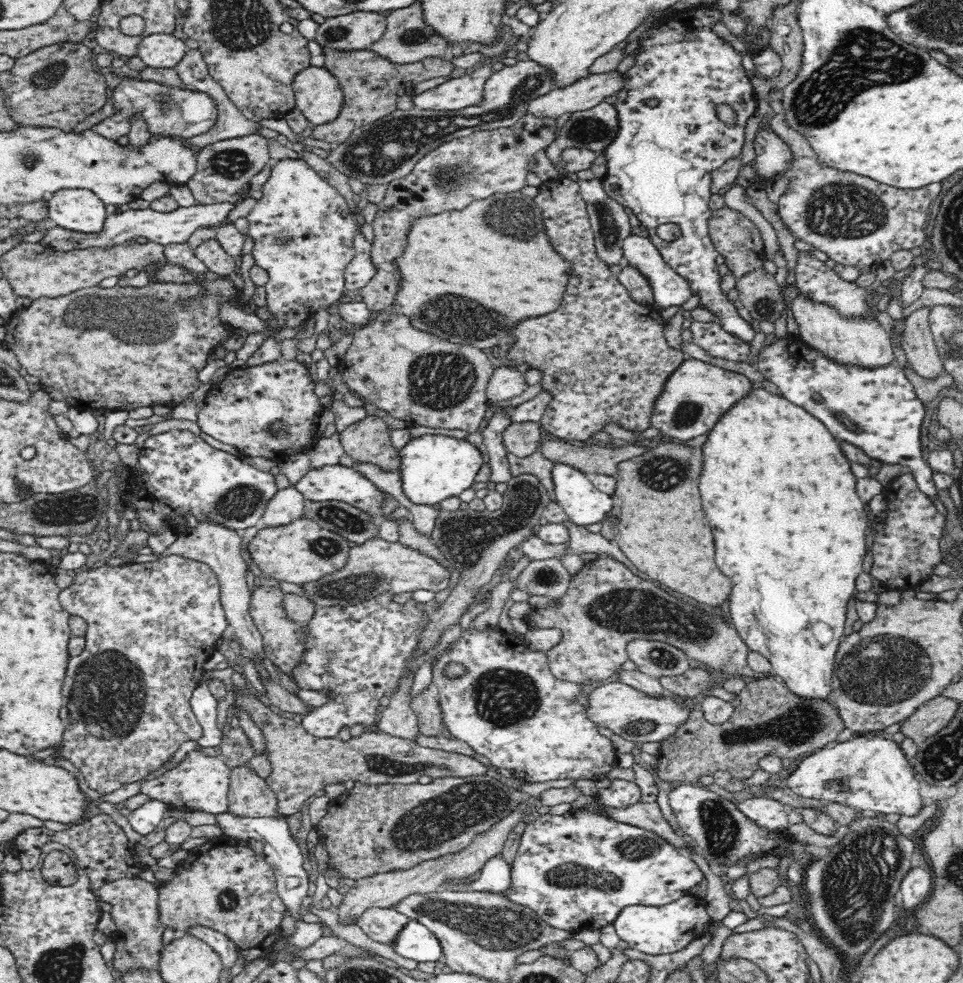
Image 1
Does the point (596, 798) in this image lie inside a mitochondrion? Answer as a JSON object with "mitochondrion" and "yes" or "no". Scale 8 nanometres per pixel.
{"mitochondrion":"no"}

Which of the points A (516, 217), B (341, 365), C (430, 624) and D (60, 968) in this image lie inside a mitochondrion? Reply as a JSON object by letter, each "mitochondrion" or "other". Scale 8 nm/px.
{"A":"mitochondrion","B":"other","C":"other","D":"mitochondrion"}

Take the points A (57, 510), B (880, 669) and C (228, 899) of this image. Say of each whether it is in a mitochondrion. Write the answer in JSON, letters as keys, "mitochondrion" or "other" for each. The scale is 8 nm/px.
{"A":"mitochondrion","B":"mitochondrion","C":"mitochondrion"}

